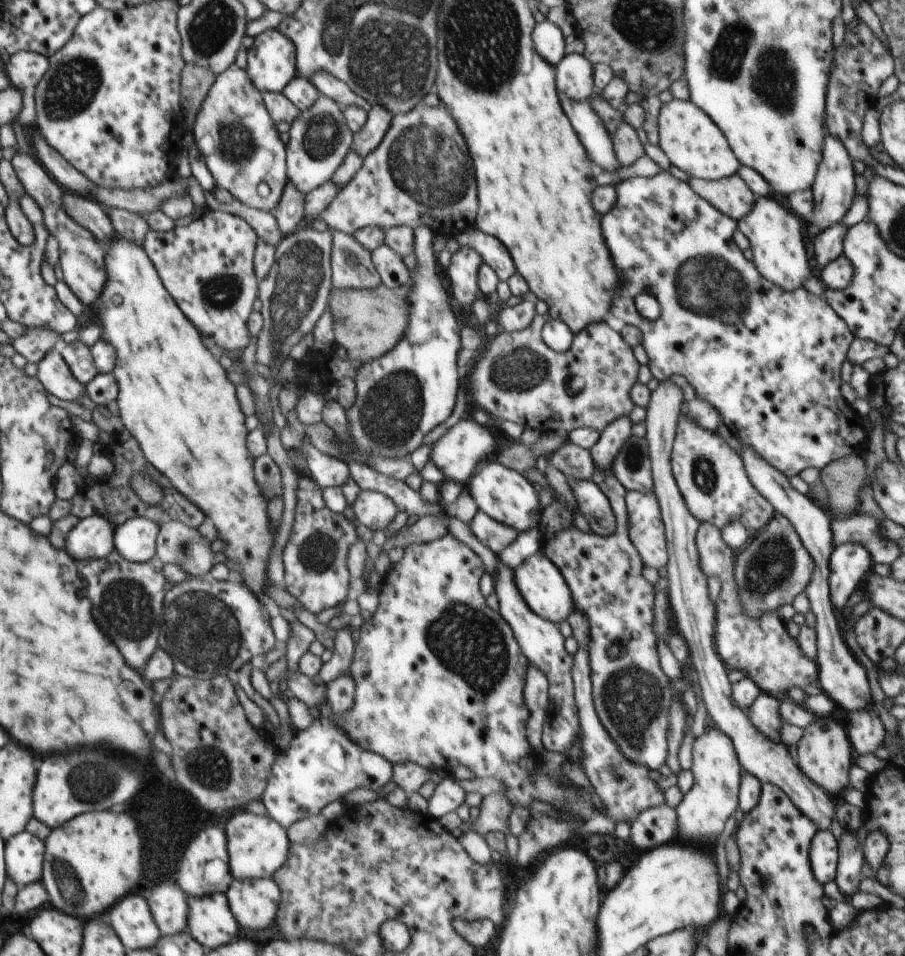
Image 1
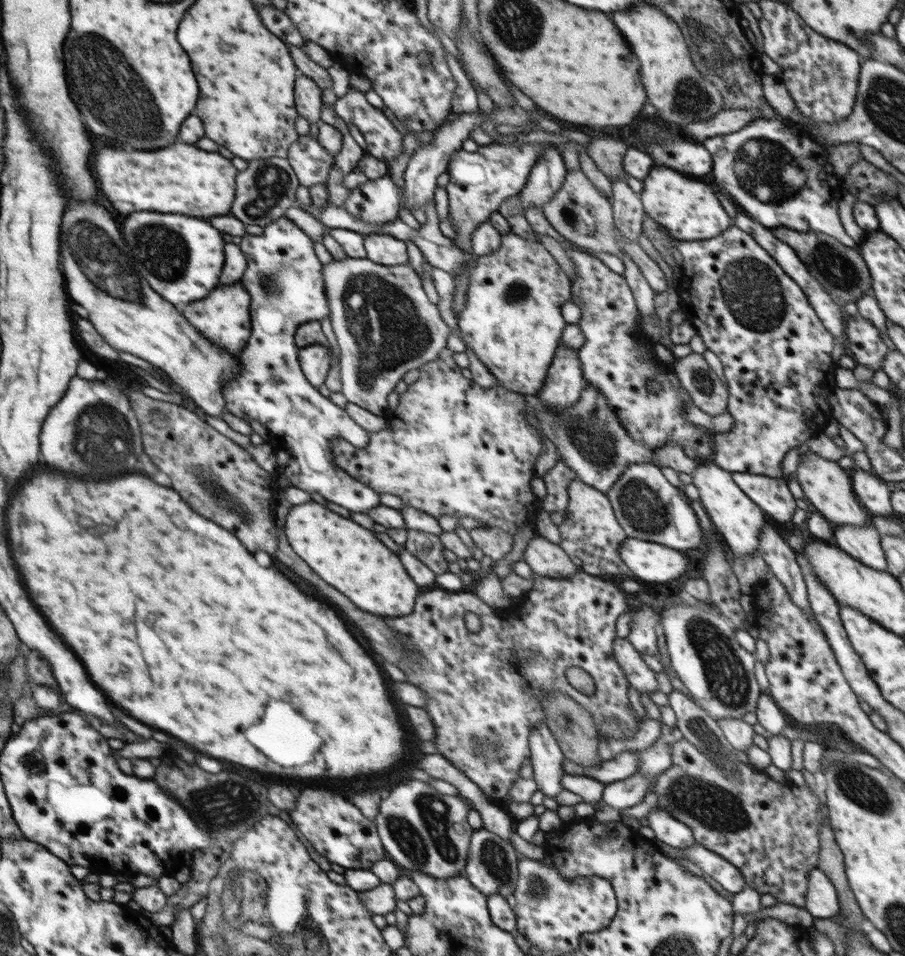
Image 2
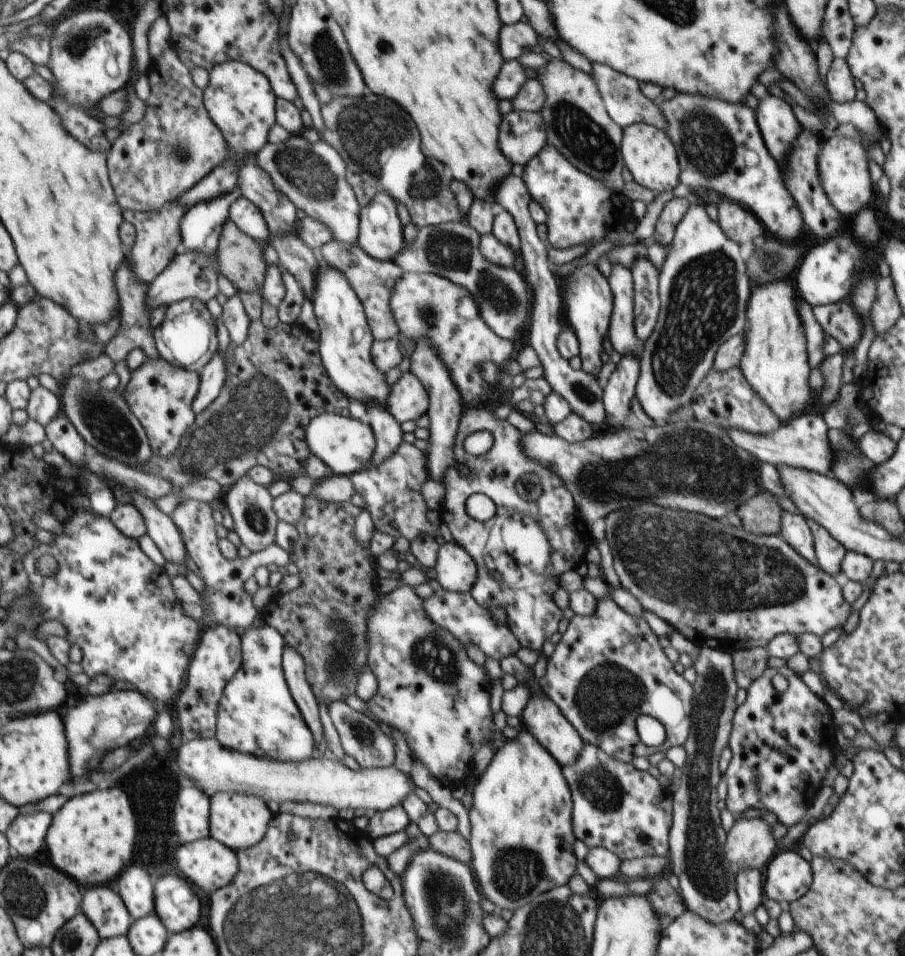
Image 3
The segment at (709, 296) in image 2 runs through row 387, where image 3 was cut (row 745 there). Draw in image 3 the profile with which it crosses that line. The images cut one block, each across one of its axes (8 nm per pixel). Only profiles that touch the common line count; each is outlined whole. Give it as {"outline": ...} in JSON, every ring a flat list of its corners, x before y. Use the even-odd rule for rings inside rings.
{"outline":[[788,667,767,668,764,674,754,680,746,689,746,701,737,706,732,721,732,732,727,747,732,752,729,766,724,772,723,780,728,785,725,799,727,809,737,819,748,809,768,810,779,822,788,828,798,824,813,800,814,794,823,786,826,770,835,762,836,725,833,722,833,712,825,701,804,684,800,675],[780,674,788,680,785,692,778,692,772,685,772,678]]}

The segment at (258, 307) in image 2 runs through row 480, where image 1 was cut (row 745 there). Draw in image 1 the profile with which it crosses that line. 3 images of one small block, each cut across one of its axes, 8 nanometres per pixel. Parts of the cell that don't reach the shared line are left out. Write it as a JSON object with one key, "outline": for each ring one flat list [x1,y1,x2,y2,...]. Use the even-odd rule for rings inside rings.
{"outline":[[348,675,339,676,325,684,326,702,319,707,320,718,305,730,298,730,286,751,275,755,271,775,263,792,264,806,270,818,287,830,299,820,320,815,326,804,346,796,356,788,380,790,393,778,393,764,383,756,356,744,343,730,335,725,333,717,353,707,355,682]]}

